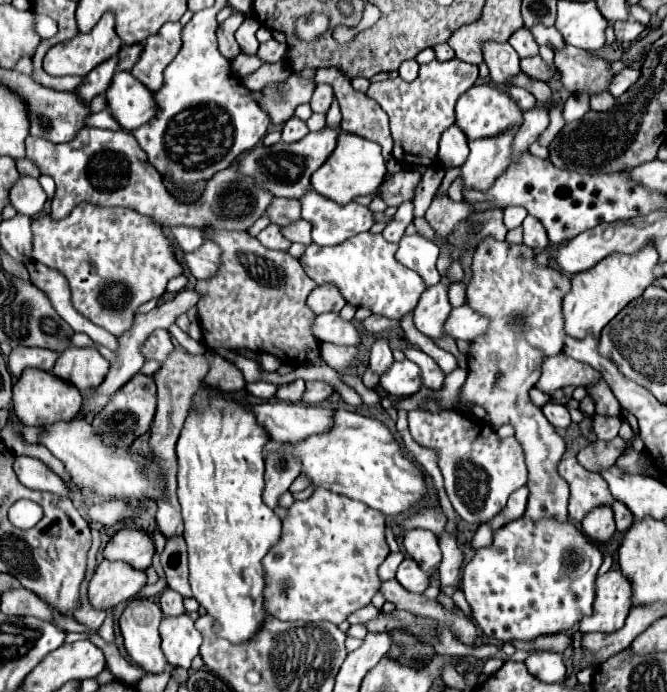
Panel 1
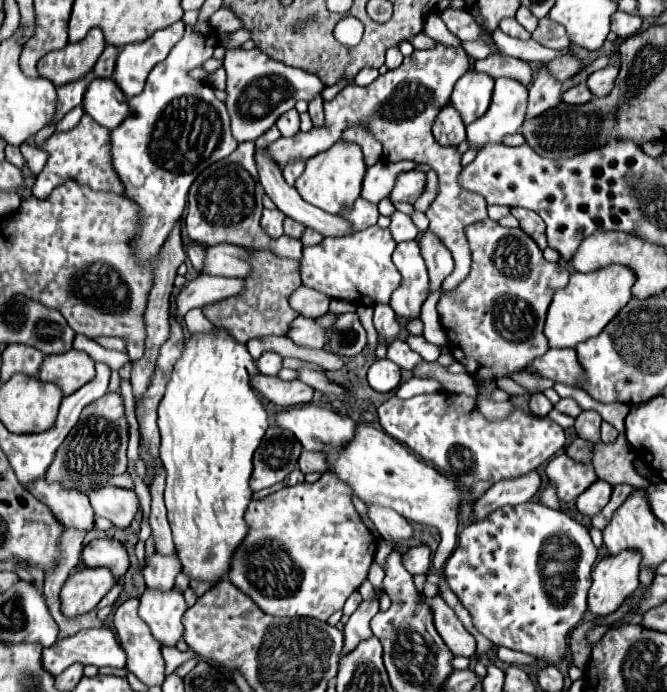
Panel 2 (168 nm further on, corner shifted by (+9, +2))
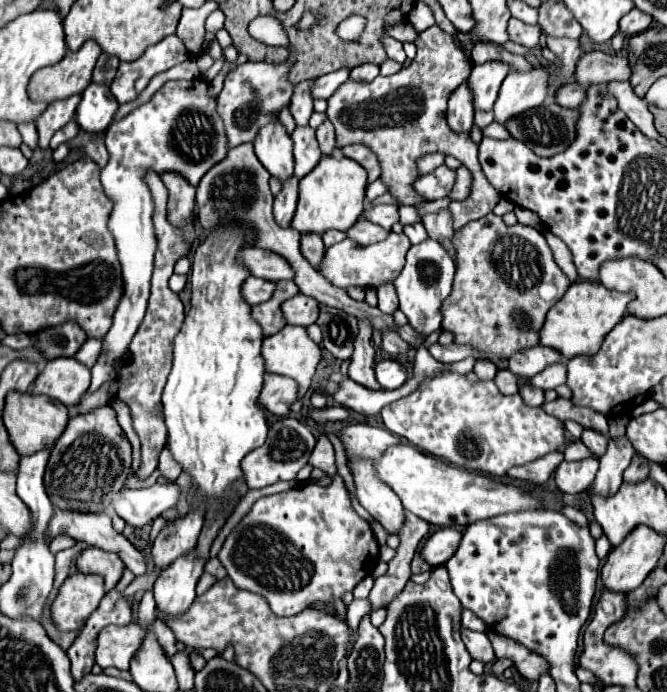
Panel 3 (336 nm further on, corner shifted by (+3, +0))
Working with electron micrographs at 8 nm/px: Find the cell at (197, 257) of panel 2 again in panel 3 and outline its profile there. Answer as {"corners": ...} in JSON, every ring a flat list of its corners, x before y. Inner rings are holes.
{"corners":[[216,228,194,250,192,270,188,274,192,284,192,308,174,340,174,366,162,394,164,422,168,428,168,450,182,470,192,478,196,492,190,500,190,506,202,506,206,514,226,514,226,506,238,502,240,492,234,490,234,484,244,476,240,462,250,450,262,446,268,436,268,422,264,416,266,412,258,406,262,378,266,374,264,358,260,354,262,328,252,320,250,306,242,300,240,294,240,286,250,274,236,262,236,254,244,242,246,236,240,228]]}

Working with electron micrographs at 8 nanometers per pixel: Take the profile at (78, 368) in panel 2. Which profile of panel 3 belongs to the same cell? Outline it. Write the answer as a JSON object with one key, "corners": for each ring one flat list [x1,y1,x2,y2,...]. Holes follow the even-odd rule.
{"corners":[[54,358,48,360,44,370,38,374,32,394,46,394,58,398,64,406,80,402,82,394,90,386,90,368,76,362,76,358]]}

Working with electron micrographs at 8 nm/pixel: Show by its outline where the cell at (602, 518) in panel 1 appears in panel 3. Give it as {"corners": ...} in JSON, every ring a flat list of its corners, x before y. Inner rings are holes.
{"corners":[[610,438,606,454,600,458,600,470,594,484,590,486,590,496,612,496,622,486,622,472,630,466,634,456,632,444,622,438]]}

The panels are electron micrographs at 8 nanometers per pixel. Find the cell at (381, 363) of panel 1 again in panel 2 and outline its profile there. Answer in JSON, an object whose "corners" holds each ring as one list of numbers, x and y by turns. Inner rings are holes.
{"corners":[[376,304,374,306,374,326,376,326,378,334,384,338,398,336,400,328,402,328,396,314,392,312,392,308,388,304]]}

